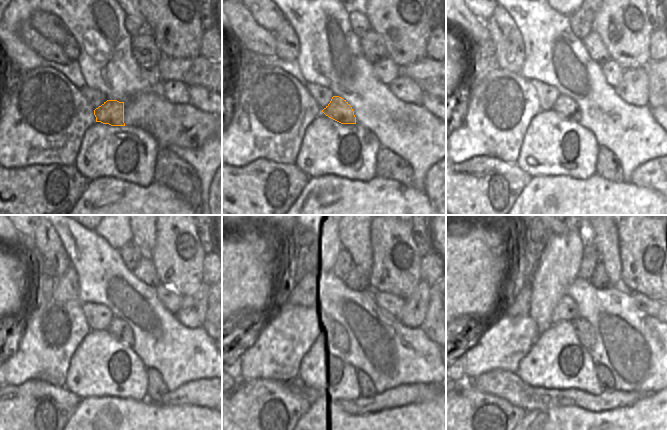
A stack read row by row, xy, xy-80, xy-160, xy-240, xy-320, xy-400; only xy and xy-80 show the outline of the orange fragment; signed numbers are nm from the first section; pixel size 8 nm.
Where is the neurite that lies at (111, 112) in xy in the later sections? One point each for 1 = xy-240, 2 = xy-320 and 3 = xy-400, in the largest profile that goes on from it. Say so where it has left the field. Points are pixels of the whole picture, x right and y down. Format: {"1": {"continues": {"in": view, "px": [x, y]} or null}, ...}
{"1": {"continues": {"in": "xy-240", "px": [118, 328]}}, "2": {"continues": {"in": "xy-320", "px": [353, 341]}}, "3": {"continues": {"in": "xy-400", "px": [584, 331]}}}

